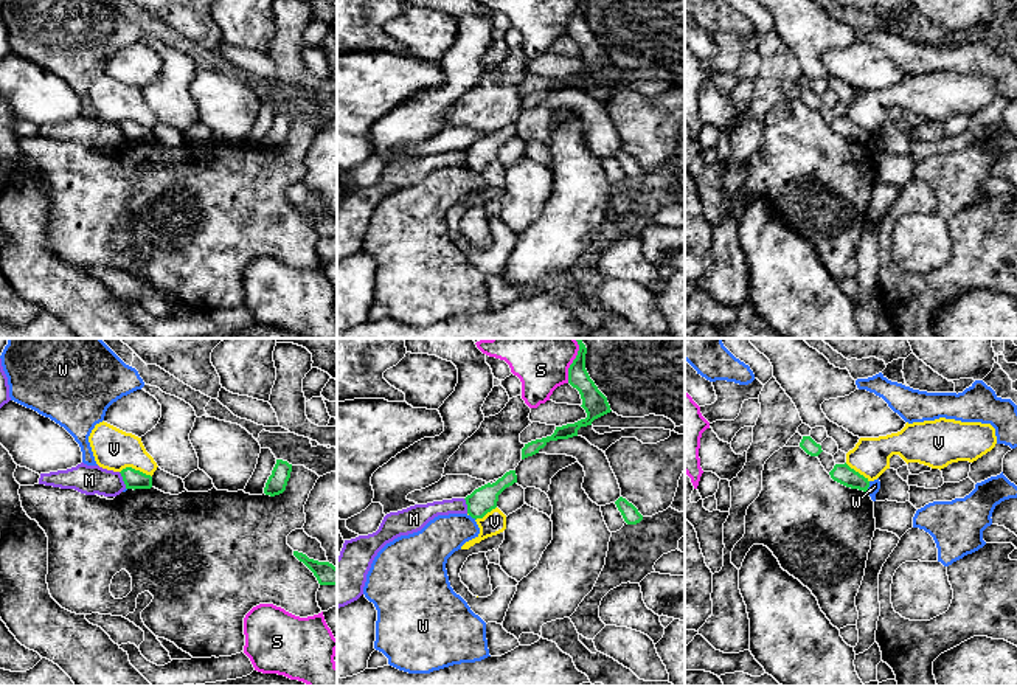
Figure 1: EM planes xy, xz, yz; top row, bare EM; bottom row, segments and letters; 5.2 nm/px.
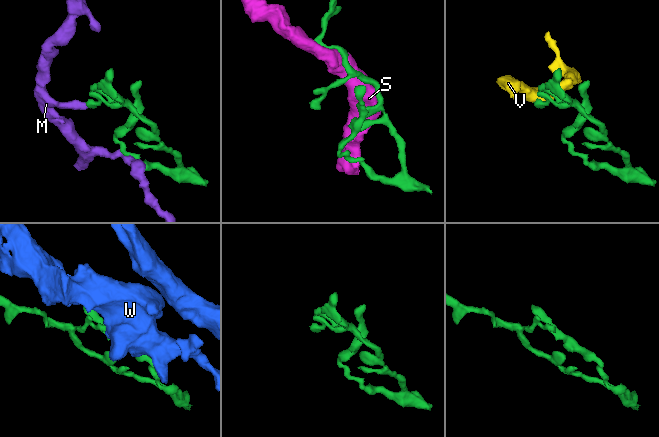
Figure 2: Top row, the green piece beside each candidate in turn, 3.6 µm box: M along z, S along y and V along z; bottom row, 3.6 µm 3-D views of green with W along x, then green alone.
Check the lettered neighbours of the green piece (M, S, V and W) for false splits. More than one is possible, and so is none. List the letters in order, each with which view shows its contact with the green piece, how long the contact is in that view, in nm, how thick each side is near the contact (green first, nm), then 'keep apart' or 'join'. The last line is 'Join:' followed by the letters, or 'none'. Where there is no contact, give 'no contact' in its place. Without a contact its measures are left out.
M: xy | 100 nm | 100/150 nm | keep apart
S: xz | 200 nm | 130/240 nm | keep apart
V: xy | 170 nm | 100/220 nm | keep apart
W: yz | 60 nm | 100/60 nm | keep apart
Join: none

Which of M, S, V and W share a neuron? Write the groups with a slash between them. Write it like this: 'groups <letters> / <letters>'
groups M / S / V / W

